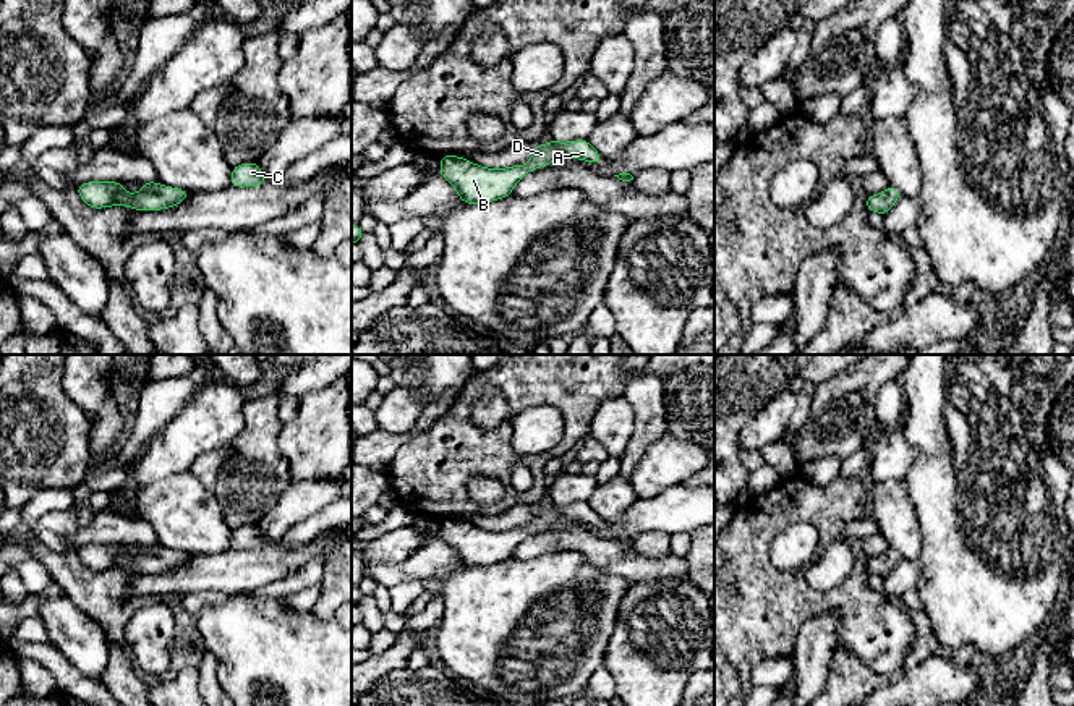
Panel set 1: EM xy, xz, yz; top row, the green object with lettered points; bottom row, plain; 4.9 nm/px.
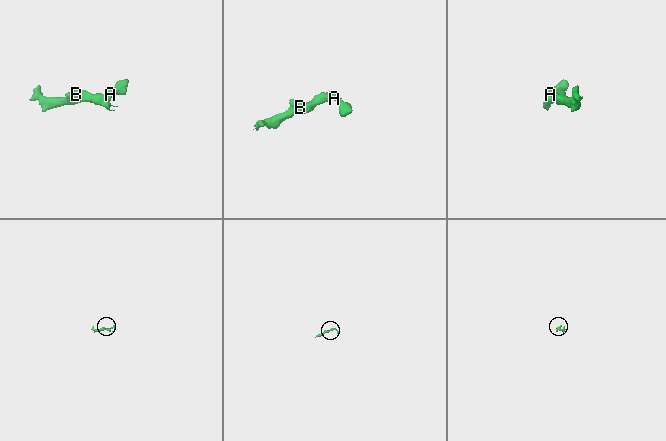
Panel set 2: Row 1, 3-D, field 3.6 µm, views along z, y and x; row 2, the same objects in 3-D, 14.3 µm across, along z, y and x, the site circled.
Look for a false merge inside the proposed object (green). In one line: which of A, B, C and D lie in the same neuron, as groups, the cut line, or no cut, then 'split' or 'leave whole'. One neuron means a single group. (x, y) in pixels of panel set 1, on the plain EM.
A B C D; no cut; leave whole

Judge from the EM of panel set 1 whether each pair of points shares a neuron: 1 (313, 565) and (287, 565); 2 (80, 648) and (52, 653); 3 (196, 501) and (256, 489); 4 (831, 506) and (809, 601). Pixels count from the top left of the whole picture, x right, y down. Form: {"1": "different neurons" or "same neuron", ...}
{"1": "different neurons", "2": "different neurons", "3": "different neurons", "4": "same neuron"}

